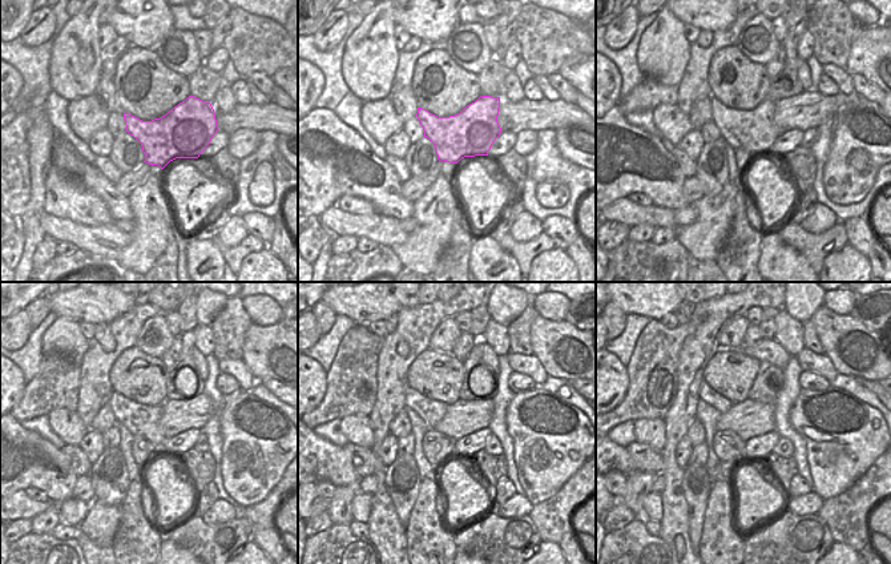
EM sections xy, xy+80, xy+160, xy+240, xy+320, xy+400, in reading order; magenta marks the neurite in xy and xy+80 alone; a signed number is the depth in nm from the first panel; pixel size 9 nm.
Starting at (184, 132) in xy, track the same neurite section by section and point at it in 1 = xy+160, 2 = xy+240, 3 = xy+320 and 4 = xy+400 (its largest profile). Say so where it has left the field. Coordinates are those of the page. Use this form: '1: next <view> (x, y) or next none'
1: next xy+160 (754, 131)
2: next xy+240 (140, 419)
3: next xy+320 (431, 411)
4: next xy+400 (706, 394)

